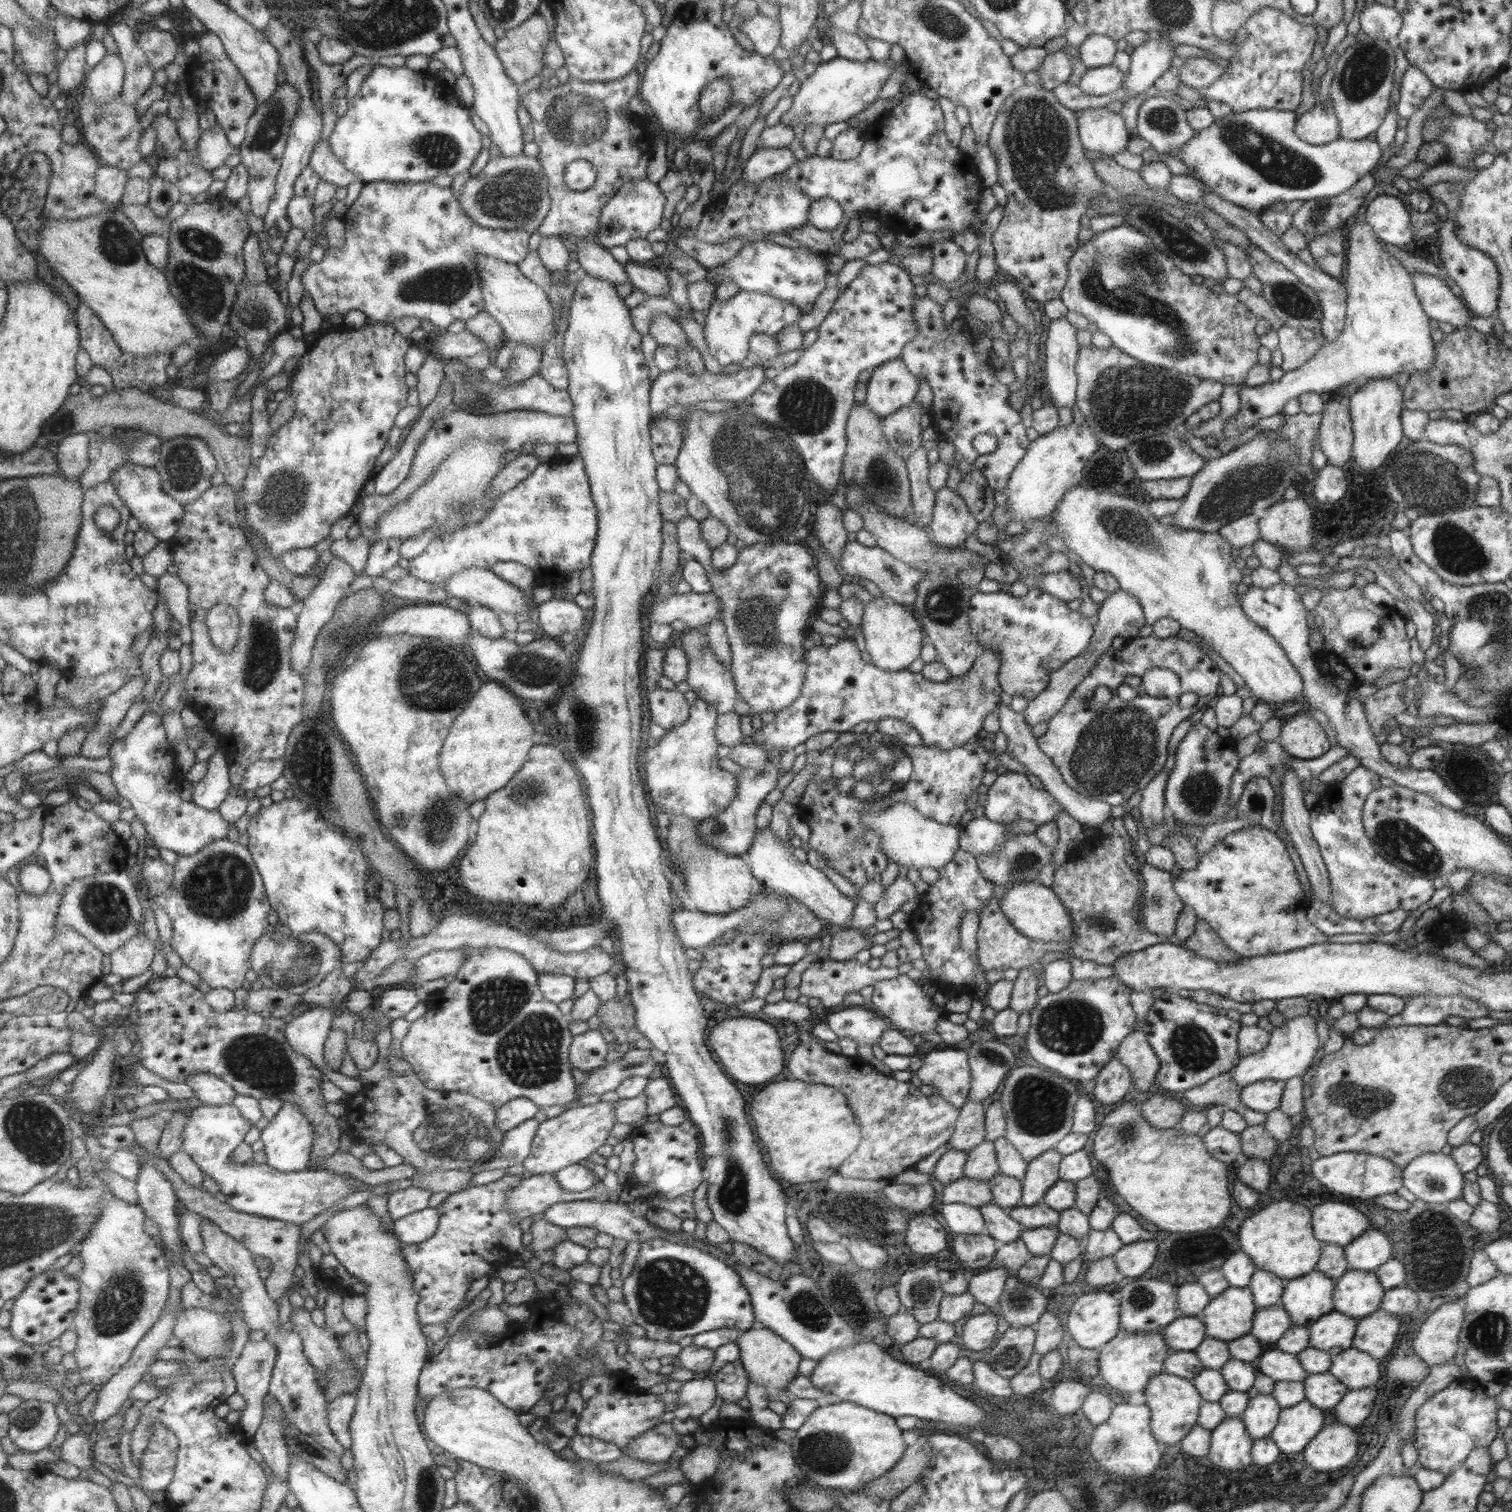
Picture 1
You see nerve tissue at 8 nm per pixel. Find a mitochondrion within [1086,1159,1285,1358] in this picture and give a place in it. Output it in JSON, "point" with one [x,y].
{"point":[1141,1298]}

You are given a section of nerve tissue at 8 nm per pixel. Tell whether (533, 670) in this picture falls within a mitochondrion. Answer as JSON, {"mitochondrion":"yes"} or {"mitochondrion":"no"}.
{"mitochondrion":"yes"}

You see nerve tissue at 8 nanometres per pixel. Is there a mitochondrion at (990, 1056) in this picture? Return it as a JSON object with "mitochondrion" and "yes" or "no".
{"mitochondrion":"yes"}

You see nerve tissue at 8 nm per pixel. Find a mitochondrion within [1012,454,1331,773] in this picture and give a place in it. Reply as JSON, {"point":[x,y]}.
{"point":[1237,492]}

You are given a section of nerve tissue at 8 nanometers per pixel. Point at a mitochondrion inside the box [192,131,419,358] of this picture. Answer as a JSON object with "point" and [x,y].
{"point":[254,312]}

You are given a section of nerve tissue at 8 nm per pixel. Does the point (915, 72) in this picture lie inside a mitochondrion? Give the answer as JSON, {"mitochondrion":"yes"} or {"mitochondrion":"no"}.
{"mitochondrion":"no"}

